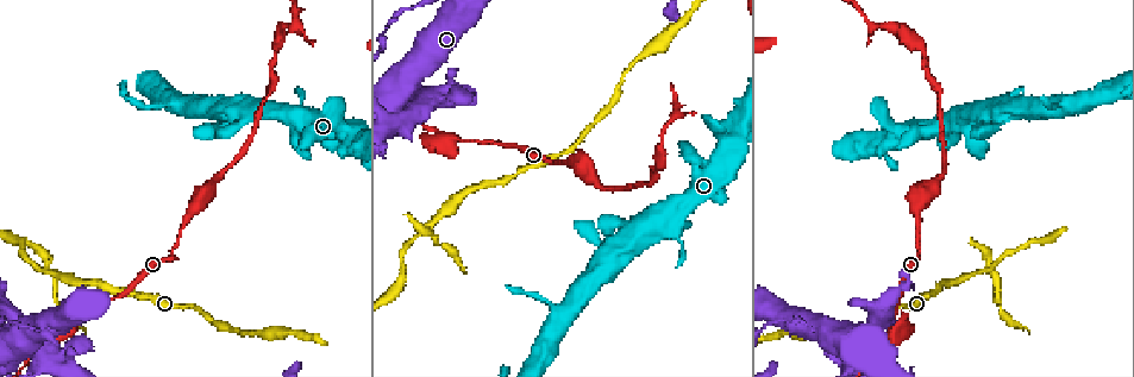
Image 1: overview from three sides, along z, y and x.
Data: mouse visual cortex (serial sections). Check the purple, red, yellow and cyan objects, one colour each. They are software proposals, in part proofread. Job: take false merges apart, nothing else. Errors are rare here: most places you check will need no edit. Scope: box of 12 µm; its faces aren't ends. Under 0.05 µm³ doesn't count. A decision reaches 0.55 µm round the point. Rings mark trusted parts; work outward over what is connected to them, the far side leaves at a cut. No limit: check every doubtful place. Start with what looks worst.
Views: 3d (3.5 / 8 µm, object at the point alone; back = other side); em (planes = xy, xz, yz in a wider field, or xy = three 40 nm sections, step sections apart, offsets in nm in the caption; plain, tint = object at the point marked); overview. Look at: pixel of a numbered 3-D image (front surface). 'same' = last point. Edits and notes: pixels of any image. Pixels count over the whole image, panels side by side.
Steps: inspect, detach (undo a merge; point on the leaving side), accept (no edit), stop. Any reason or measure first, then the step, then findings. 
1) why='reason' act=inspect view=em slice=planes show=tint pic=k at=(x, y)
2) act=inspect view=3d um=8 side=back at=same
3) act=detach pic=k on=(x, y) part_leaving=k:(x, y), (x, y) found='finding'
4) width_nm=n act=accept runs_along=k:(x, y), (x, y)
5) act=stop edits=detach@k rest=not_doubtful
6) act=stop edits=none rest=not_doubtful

why='three arms meet' act=inspect view=3d um=8 side=back pic=1 at=(983, 272)

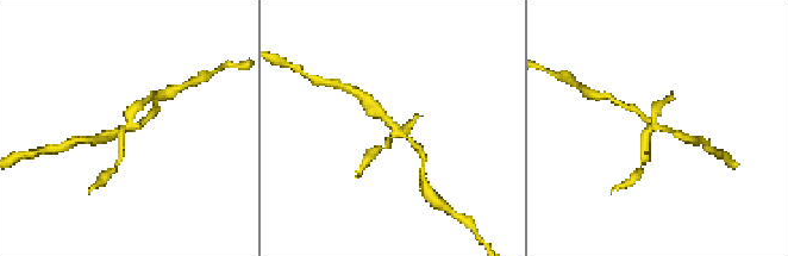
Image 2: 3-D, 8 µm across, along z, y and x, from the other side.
why='closer look' act=inspect view=3d um=3.5 pic=2 at=(393, 132)

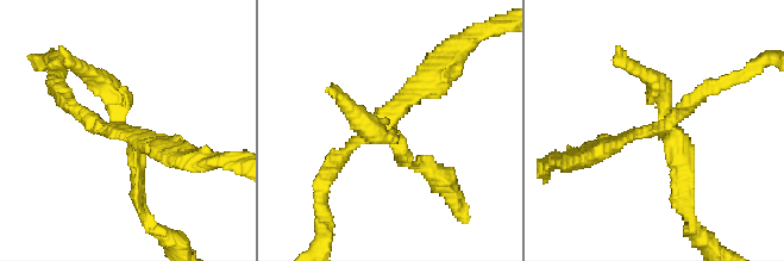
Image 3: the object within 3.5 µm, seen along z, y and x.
act=detach pic=3 on=(660, 84) part_leaving=3:(671, 134), (683, 156), (692, 229) found='two cells meet here'

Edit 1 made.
why='redraw' act=inspect view=overview

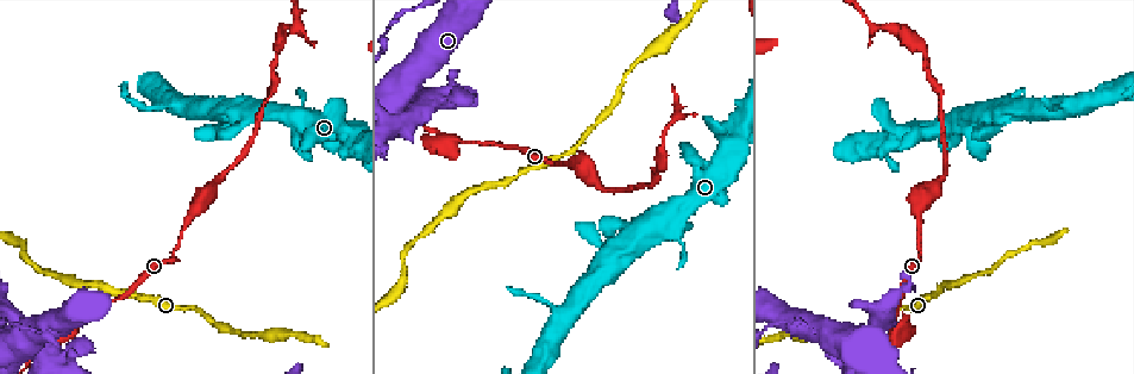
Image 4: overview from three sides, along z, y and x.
act=inspect view=3d um=3.5 pic=4 at=(408, 115)

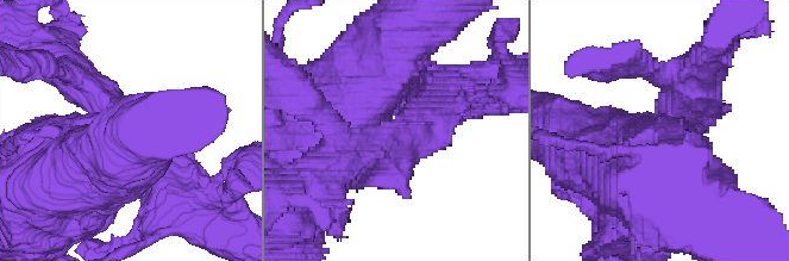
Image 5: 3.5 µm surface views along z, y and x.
act=inspect view=em slice=xy step=5 show=tint pic=5 at=(398, 127)

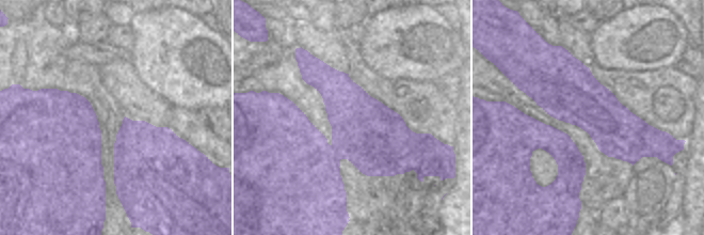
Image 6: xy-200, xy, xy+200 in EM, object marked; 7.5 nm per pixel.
act=detach pic=5 on=(396, 174) part_leaving=5:(387, 126), (467, 89) found='a second cell is stuck on'

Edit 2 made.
why='arms part here' act=inspect view=3d um=3.5 pic=4 at=(443, 140)

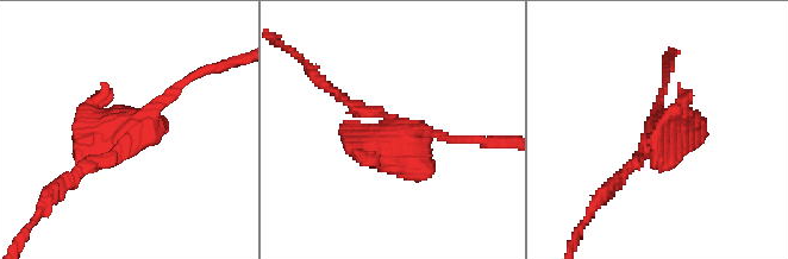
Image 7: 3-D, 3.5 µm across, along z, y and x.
act=inspect view=em slice=planes show=plain pic=7 at=(133, 130)

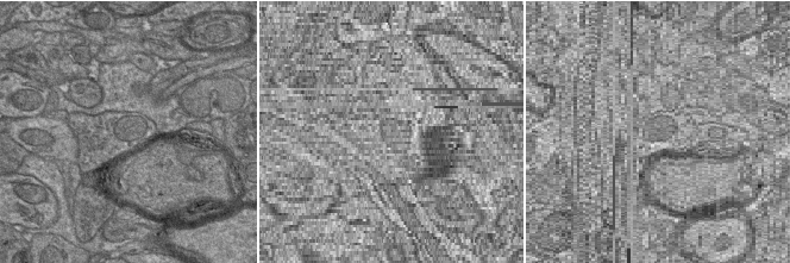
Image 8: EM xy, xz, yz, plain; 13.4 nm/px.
act=inspect view=em slice=planes show=tint at=same

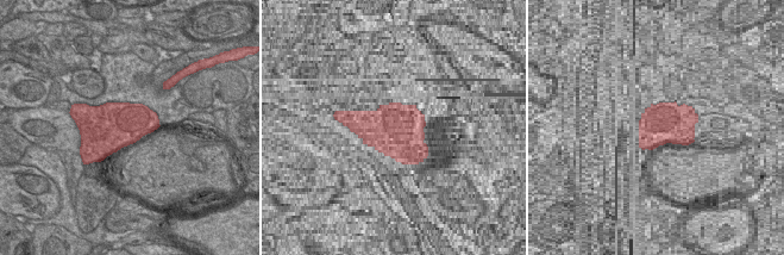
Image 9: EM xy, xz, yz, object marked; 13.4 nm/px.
width_nm=650 act=accept runs_along=7:(191, 76), (129, 134), (77, 164) found='all the same cell'

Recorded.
act=stop edits=detach@3,detach@5 rest=not_doubtful

